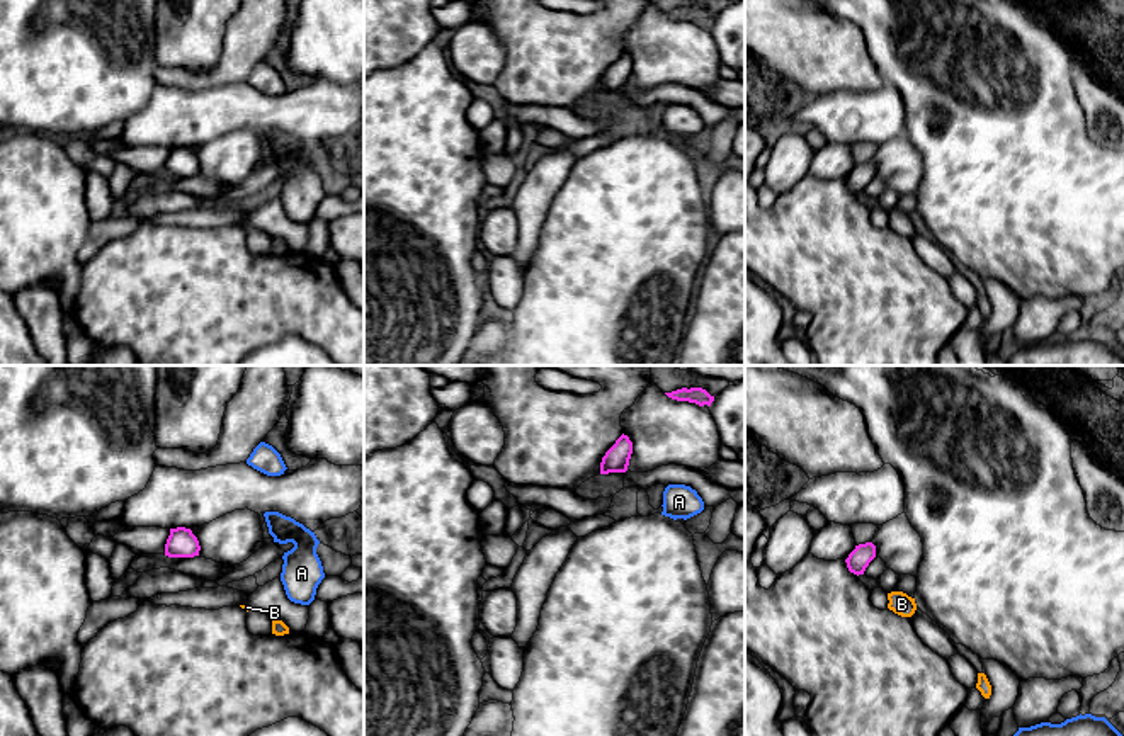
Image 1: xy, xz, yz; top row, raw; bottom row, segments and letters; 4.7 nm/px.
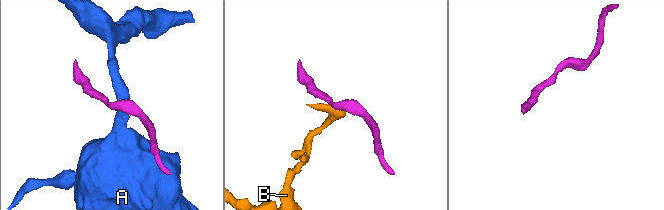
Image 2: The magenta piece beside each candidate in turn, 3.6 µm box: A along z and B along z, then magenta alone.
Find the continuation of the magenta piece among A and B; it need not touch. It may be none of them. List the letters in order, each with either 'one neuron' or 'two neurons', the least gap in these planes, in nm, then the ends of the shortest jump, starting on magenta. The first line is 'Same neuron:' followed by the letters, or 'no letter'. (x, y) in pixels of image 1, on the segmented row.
Same neuron: no letter
A: two neurons | 200 nm | xz (626, 469), (665, 488)
B: two neurons | 150 nm | yz (862, 573), (888, 594)

